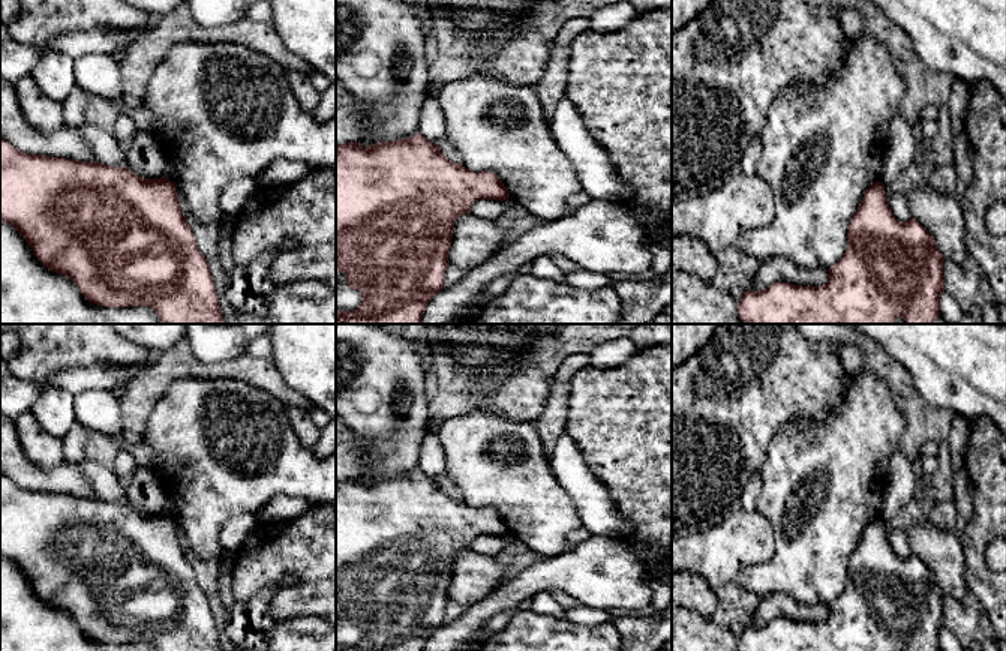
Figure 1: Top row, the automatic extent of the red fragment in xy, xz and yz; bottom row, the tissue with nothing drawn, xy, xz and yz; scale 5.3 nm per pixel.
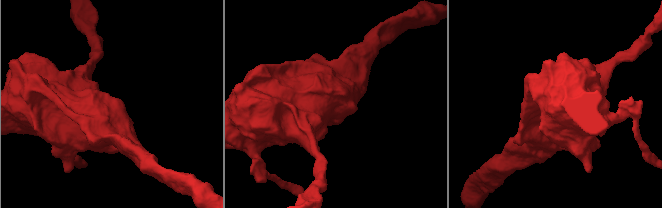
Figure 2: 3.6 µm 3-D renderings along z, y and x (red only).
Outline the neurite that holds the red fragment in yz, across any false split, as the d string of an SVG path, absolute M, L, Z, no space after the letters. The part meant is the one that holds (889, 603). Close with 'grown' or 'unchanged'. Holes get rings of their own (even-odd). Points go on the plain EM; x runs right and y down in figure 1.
M876 518L865 528L864 534L855 549L849 567L847 567L847 585L843 594L829 604L828 618L822 622L802 622L786 618L775 618L768 622L765 627L744 627L742 634L738 640L739 651L940 651L940 632L945 627L945 612L943 612L943 591L937 584L933 572L927 564L924 564L915 554L910 554L907 558L900 558L892 550L892 546L888 538L885 520Z; unchanged

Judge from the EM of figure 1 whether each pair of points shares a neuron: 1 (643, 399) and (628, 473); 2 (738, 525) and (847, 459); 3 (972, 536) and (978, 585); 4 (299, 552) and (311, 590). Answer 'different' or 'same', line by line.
1: same
2: different
3: same
4: same

